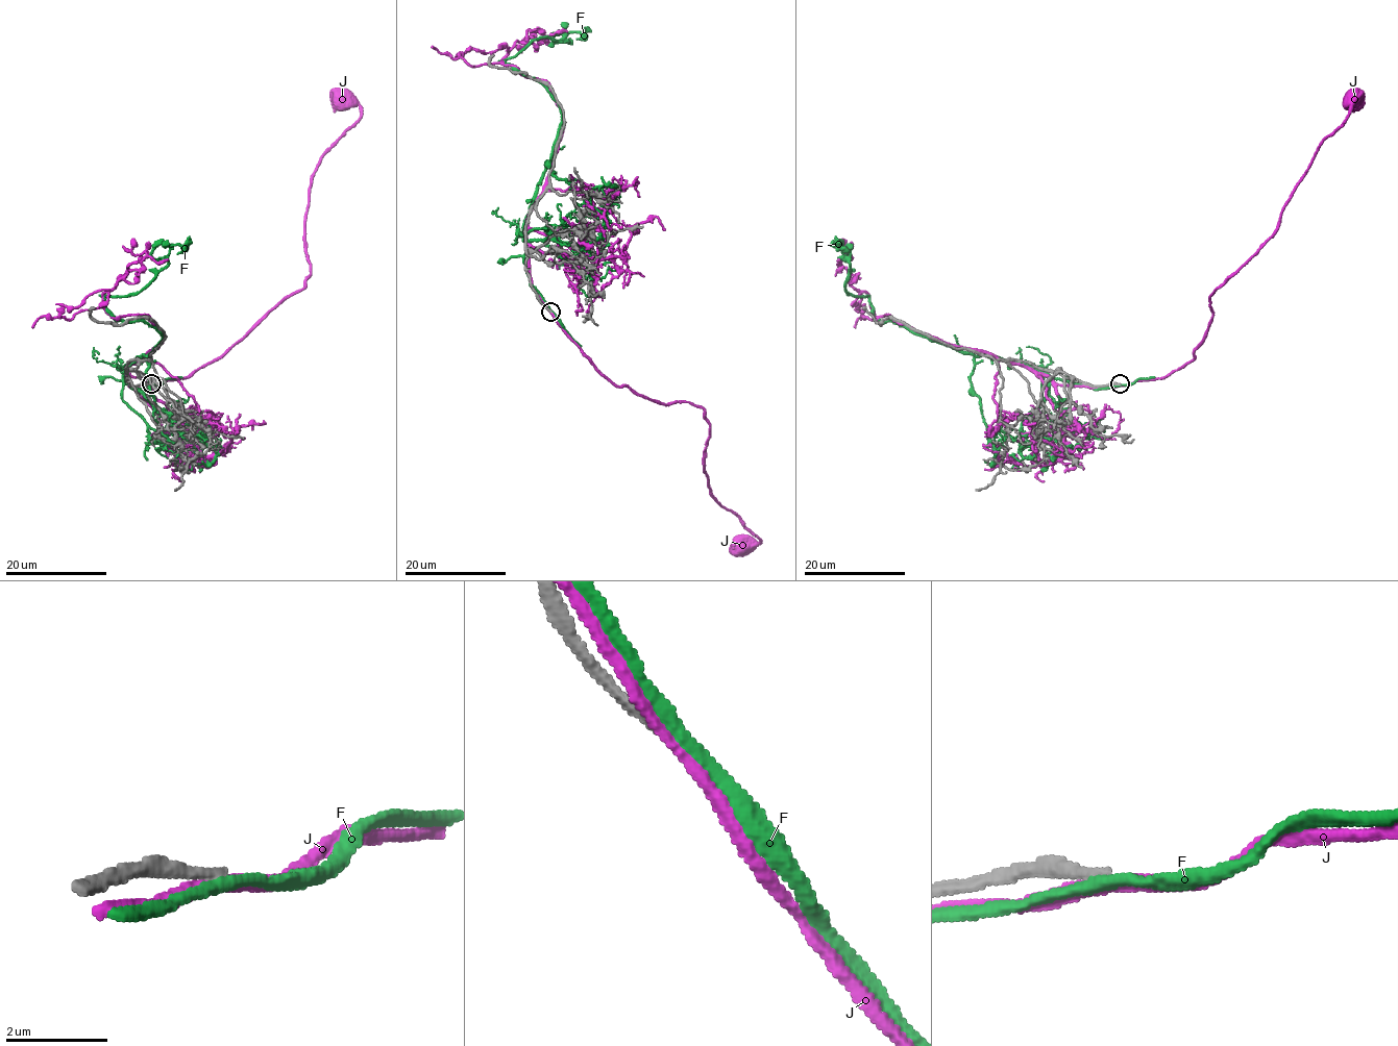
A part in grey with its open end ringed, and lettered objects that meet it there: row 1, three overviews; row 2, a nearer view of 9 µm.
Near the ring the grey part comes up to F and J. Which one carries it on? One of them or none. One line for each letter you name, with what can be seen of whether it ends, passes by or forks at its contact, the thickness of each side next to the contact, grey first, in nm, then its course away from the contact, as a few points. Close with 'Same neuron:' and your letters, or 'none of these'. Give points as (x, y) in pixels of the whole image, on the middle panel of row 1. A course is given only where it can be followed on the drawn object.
Same neuron: none of these

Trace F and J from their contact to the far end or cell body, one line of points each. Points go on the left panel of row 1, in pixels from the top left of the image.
F: (150, 384), (124, 369), (162, 337), (119, 321), (106, 296), (138, 293), (167, 264), (150, 252), (189, 235)
J: (149, 384), (185, 378), (222, 356), (304, 287), (310, 180), (361, 115), (346, 100)

